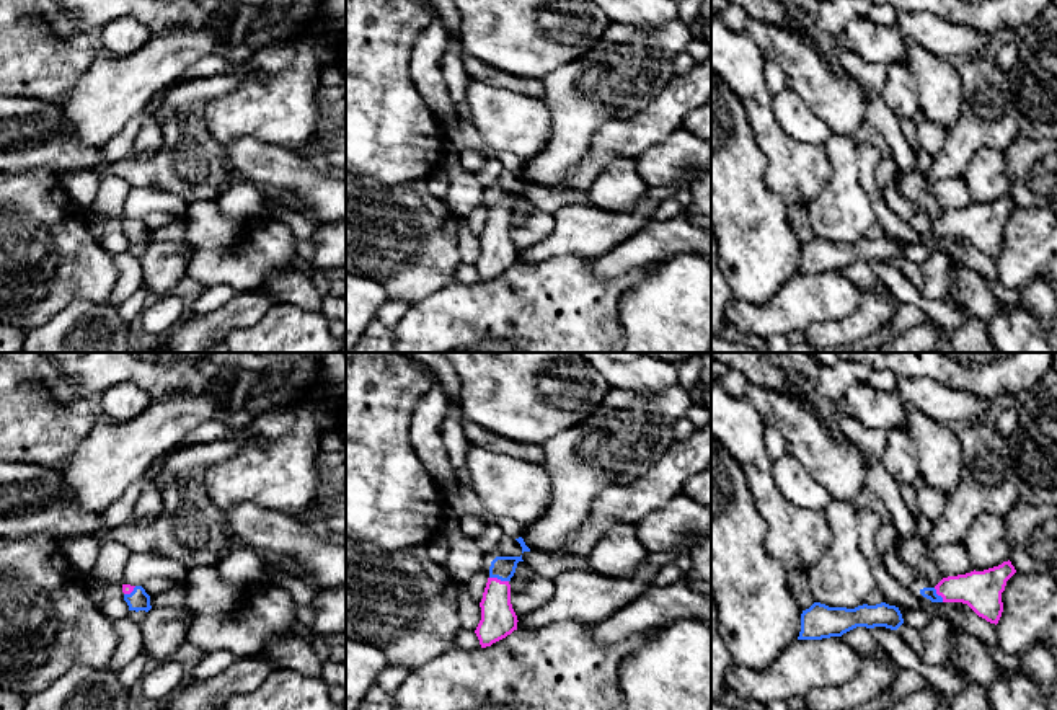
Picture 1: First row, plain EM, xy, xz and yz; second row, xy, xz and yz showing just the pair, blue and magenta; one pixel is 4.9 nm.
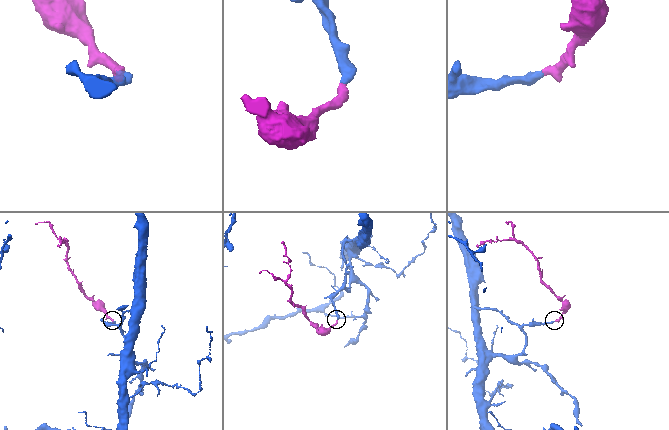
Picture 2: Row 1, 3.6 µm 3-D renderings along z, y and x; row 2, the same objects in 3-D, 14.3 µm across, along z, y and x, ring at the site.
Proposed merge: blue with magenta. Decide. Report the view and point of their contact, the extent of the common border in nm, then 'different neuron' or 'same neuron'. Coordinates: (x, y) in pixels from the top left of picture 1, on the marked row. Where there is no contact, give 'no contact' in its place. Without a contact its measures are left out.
contact xz (499, 578); length 100 nm; same neuron

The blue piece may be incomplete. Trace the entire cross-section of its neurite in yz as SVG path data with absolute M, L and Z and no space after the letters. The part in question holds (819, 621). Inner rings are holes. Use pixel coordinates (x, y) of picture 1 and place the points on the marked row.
M814 602L801 614L801 632L798 640L822 640L842 637L856 627L886 627L897 630L904 623L899 607L886 602L876 606L858 606L855 609L829 607Z

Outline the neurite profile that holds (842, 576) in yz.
M830 499L824 508L832 540L807 570L814 602L855 609L878 588L874 571L860 548L860 514L851 501Z

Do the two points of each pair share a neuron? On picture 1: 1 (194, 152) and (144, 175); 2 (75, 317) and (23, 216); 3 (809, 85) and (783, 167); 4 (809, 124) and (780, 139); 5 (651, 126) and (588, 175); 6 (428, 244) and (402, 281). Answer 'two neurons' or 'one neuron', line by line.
1: one neuron
2: two neurons
3: two neurons
4: two neurons
5: one neuron
6: one neuron

